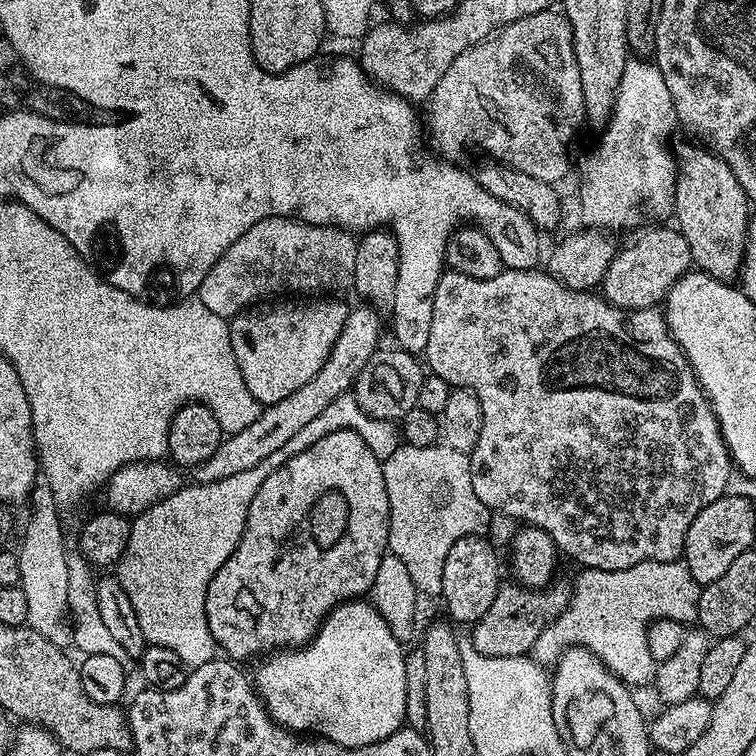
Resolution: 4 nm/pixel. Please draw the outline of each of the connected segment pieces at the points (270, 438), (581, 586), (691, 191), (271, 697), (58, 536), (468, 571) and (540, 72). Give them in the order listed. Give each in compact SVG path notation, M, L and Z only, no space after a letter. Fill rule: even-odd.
M371 306L360 307L364 308L353 307L349 311L346 326L342 326L342 334L338 334L338 342L334 342L330 358L322 362L322 370L318 370L318 374L314 374L314 378L306 382L306 386L298 386L298 390L294 390L290 398L282 398L282 402L267 405L260 416L254 418L250 426L246 426L246 430L238 430L221 440L218 450L214 450L214 454L210 454L210 458L206 458L206 462L195 469L194 476L199 483L220 482L222 478L230 478L230 474L240 474L242 470L250 470L250 466L258 466L258 462L270 458L274 450L286 446L286 442L290 442L290 438L294 438L294 434L298 434L302 426L318 418L318 414L322 414L322 410L326 410L326 406L330 406L334 398L349 395L353 391L359 371L366 362L370 362L371 356L382 344L381 313Z
M647 560L638 566L630 566L626 570L607 572L589 568L581 573L581 576L574 580L574 591L566 610L538 638L534 656L537 656L542 663L552 666L559 660L565 648L585 644L611 672L616 673L623 684L636 686L640 680L642 638L647 637L649 624L662 618L681 622L695 621L698 614L701 585L697 584L690 574L688 565L680 560L670 562Z
M680 144L674 148L679 157L672 207L674 224L686 238L686 246L690 246L693 265L715 280L732 282L744 266L750 201L738 178L734 178L734 170L730 170L715 152L702 150L701 145L696 144Z
M367 599L340 604L325 618L316 637L303 648L265 655L254 672L254 687L268 716L290 732L311 734L343 748L361 748L390 738L406 721L405 645L391 632L385 618Z
M43 474L37 475L36 484L32 487L30 505L32 517L24 528L24 541L18 547L20 558L20 589L26 594L27 627L32 628L42 638L54 642L54 646L67 649L72 644L72 626L66 594L66 566L70 549L64 545L64 528L60 525L58 505L54 490Z
M483 536L458 538L458 542L450 546L450 554L446 554L446 566L442 566L440 596L448 607L449 614L453 616L451 619L457 625L471 626L483 616L487 616L490 602L494 602L502 583L500 560L496 554L497 549Z
M549 10L547 12L539 12L538 14L530 14L526 18L518 18L518 22L510 22L507 26L500 29L499 32L494 36L489 36L488 39L483 40L480 44L475 44L473 48L470 50L466 50L462 54L458 54L458 58L454 58L453 64L450 66L450 70L446 70L446 74L442 74L442 82L438 82L438 86L435 90L432 91L432 95L428 97L426 101L426 107L428 107L428 124L427 127L430 129L432 127L432 132L436 137L431 137L430 140L430 148L433 153L439 159L445 162L456 162L459 161L459 156L463 154L464 151L467 150L471 144L477 144L480 148L485 148L488 151L487 155L491 157L491 159L502 163L509 164L514 170L522 170L522 174L530 174L530 178L542 178L542 182L546 182L547 184L555 185L557 183L556 180L560 180L564 175L568 172L568 147L572 144L572 139L576 136L576 131L580 128L580 123L583 125L586 120L586 113L584 110L584 95L582 94L582 74L578 70L578 58L576 57L576 51L574 50L574 38L572 37L572 31L570 30L570 22L567 18L565 18L563 11L560 10Z

